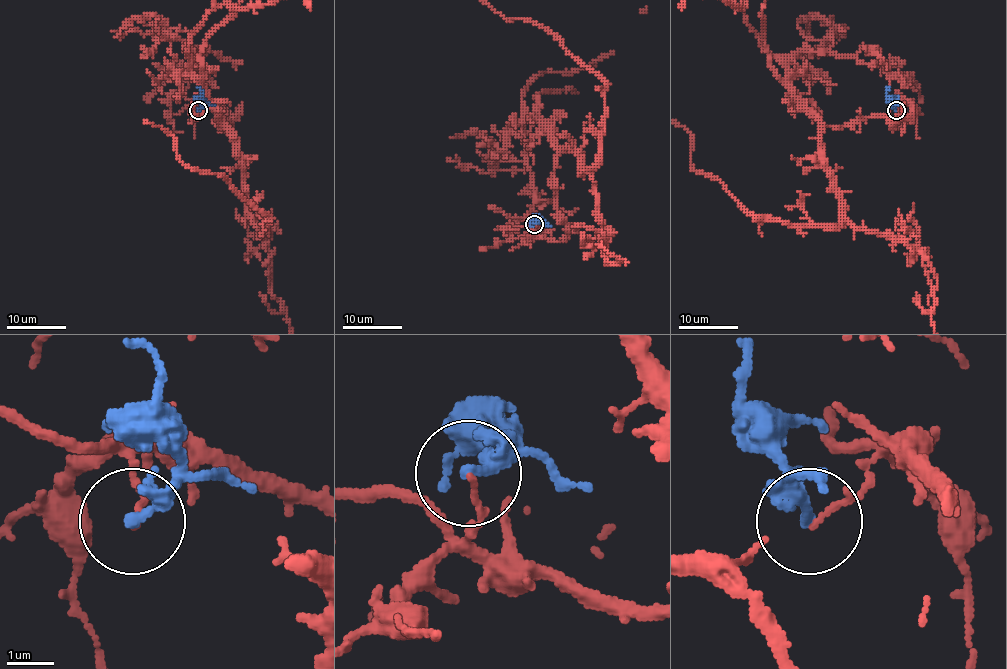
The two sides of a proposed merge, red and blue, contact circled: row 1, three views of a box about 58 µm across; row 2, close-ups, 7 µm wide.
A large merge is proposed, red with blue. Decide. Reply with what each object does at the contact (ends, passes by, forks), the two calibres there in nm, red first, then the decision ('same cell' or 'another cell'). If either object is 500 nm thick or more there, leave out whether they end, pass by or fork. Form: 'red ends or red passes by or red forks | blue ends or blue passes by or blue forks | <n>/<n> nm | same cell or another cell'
red ends | blue passes by | 100/190 nm | another cell

